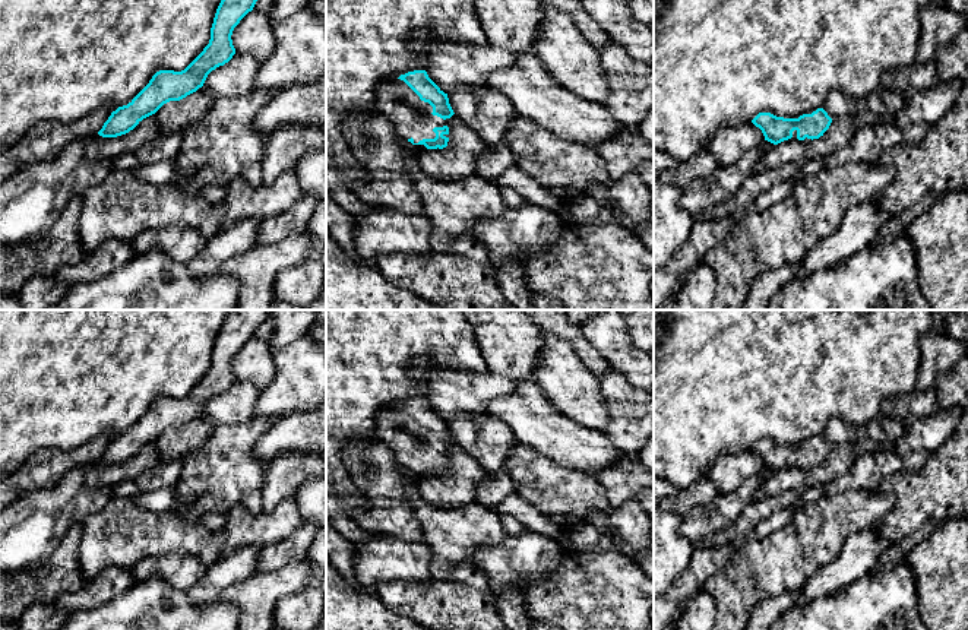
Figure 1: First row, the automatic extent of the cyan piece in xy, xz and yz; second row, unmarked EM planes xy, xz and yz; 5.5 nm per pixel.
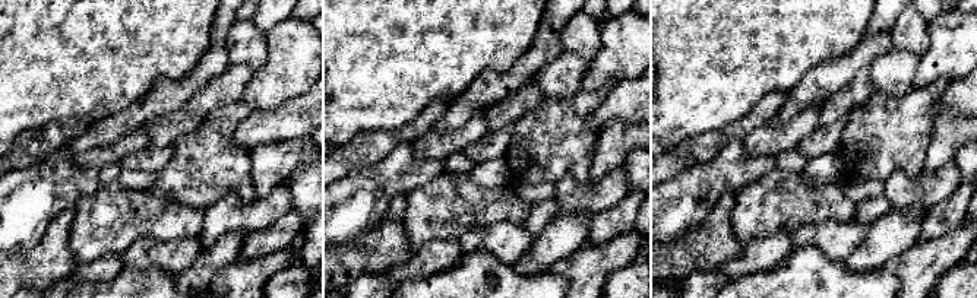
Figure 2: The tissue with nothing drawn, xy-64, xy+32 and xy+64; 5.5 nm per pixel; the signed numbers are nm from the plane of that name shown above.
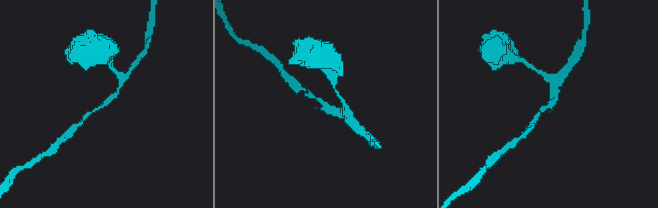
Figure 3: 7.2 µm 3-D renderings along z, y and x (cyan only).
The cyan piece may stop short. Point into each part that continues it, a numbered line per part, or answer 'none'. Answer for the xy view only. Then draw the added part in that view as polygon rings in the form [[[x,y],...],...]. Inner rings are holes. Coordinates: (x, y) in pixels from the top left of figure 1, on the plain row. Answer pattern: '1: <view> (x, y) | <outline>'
none

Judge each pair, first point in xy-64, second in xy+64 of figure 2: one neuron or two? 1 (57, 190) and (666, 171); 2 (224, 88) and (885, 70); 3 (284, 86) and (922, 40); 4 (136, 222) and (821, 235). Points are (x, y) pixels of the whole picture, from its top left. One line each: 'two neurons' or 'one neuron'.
1: two neurons
2: one neuron
3: two neurons
4: two neurons

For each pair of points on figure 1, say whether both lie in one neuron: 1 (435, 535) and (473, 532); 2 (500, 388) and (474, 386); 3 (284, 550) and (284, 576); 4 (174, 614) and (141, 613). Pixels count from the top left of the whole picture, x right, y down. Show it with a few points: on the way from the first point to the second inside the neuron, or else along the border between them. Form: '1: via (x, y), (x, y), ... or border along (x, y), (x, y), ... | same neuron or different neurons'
1: via (443, 534), (464, 532) | same neuron
2: via (494, 388), (480, 388) | same neuron
3: border along (306, 557), (271, 572), (256, 573) | different neurons
4: via (165, 614), (149, 614) | same neuron

